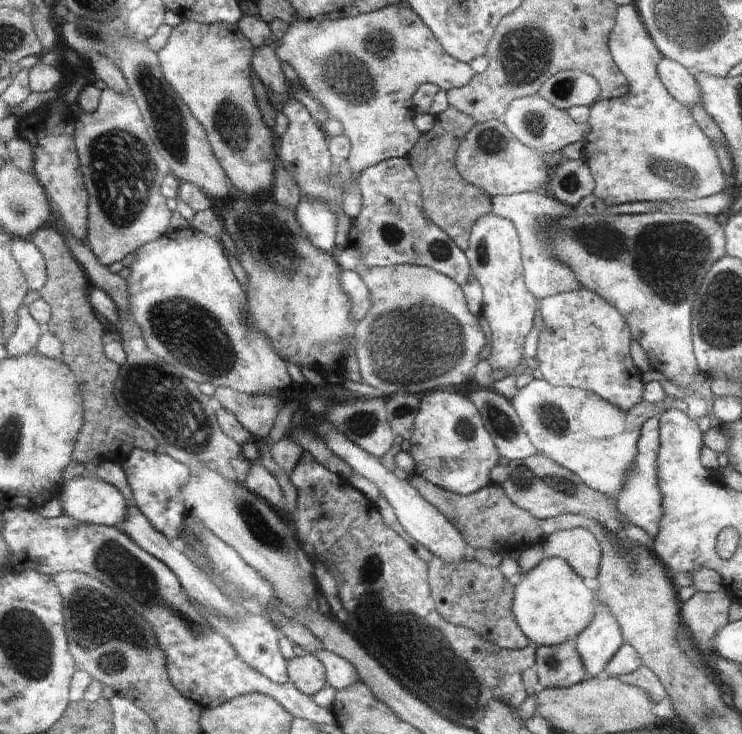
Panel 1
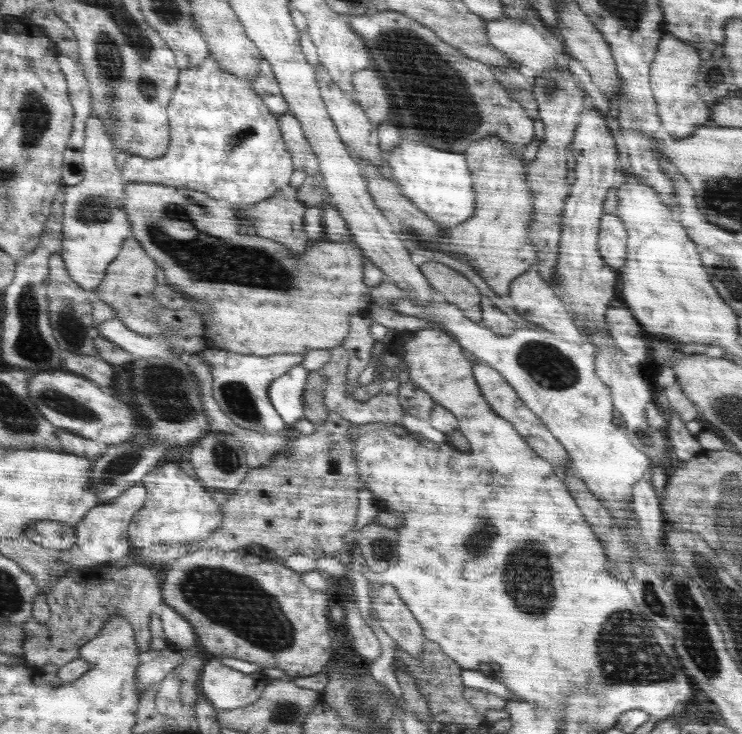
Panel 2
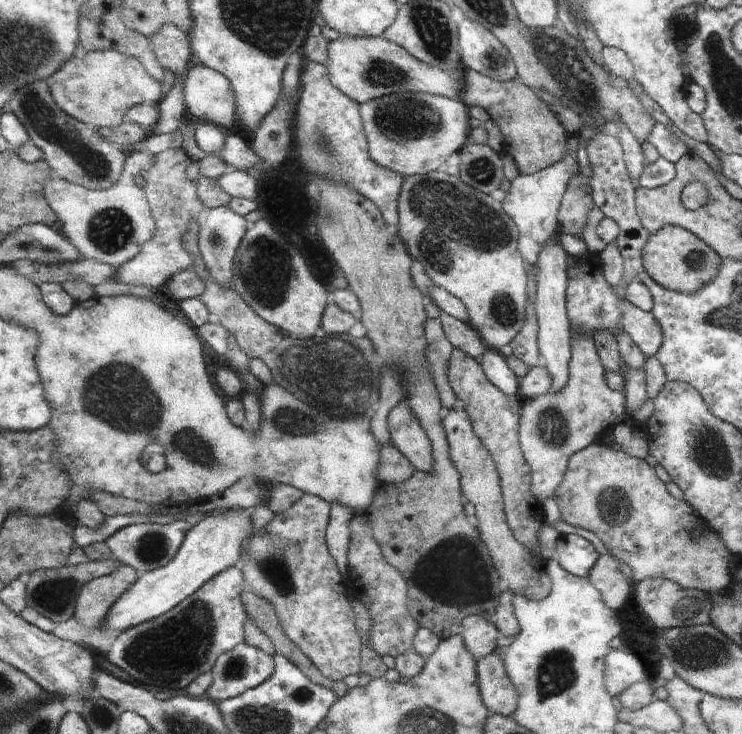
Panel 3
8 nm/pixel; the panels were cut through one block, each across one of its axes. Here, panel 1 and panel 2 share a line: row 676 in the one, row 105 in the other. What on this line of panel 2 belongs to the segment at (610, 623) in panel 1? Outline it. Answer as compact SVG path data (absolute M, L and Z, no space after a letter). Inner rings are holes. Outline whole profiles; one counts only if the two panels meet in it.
M598 96L588 101L583 110L582 122L575 130L574 142L570 150L576 159L574 174L575 182L570 186L570 195L566 198L562 231L558 244L558 257L556 257L555 278L548 282L554 288L558 297L567 305L575 320L580 320L582 329L588 332L586 340L595 353L595 369L600 380L608 385L614 397L615 407L620 412L622 425L628 431L632 444L641 452L646 453L653 465L662 467L668 474L670 469L677 464L669 450L671 442L660 433L660 429L653 429L647 421L647 404L652 398L648 388L640 388L640 384L632 378L632 370L626 364L624 355L615 344L609 330L606 312L610 300L616 296L616 269L608 268L606 262L600 257L598 224L601 224L602 204L612 186L618 186L618 141L616 132L610 129L608 117L602 109Z

